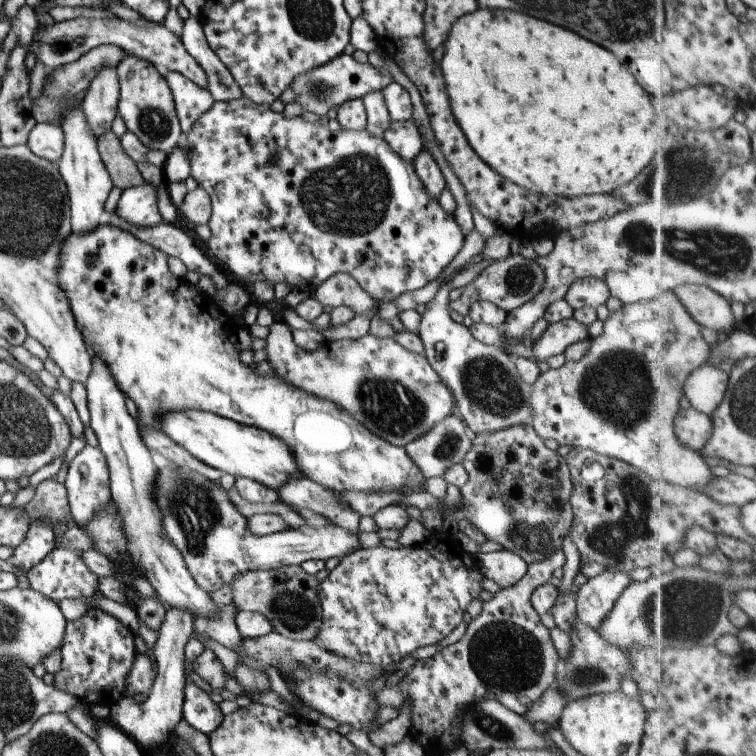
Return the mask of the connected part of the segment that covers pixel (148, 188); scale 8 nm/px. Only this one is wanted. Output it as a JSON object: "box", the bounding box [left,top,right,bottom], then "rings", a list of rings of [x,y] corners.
{"box":[115,182,163,228],"rings":[[[145,182],[142,186],[123,190],[115,211],[136,228],[150,228],[163,222],[157,202],[156,186]]]}

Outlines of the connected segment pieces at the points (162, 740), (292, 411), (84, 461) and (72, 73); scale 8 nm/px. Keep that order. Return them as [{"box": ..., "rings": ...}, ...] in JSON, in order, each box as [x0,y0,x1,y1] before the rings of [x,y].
[{"box":[109,608,195,750],"rings":[[[172,608],[168,610],[159,629],[158,640],[154,642],[152,648],[156,657],[157,676],[148,698],[137,704],[132,697],[121,696],[109,704],[109,722],[144,748],[157,750],[163,744],[171,743],[176,726],[183,720],[183,703],[187,686],[185,647],[191,640],[194,629],[195,620],[188,612]]]},{"box":[58,221,426,494],"rings":[[[104,221],[93,232],[85,233],[84,235],[76,235],[71,232],[61,249],[61,268],[58,274],[60,287],[68,298],[73,316],[76,318],[76,323],[84,336],[88,349],[90,352],[94,352],[94,355],[101,356],[101,360],[104,360],[104,363],[110,368],[114,379],[117,380],[118,387],[136,403],[139,411],[138,424],[140,427],[154,427],[161,430],[161,425],[158,421],[154,421],[153,417],[157,415],[163,416],[166,411],[184,411],[188,409],[209,411],[239,424],[258,428],[260,431],[268,432],[271,436],[282,440],[287,445],[288,451],[294,458],[296,467],[302,477],[336,493],[342,493],[343,491],[365,491],[370,493],[402,491],[404,494],[410,494],[425,489],[426,478],[423,477],[416,464],[407,456],[404,447],[392,445],[386,440],[376,437],[373,433],[371,434],[368,428],[358,423],[358,420],[353,418],[344,408],[333,404],[331,401],[320,399],[318,396],[313,396],[311,393],[298,389],[278,375],[260,376],[256,369],[252,370],[246,364],[242,364],[240,353],[236,352],[236,348],[234,348],[229,338],[231,334],[234,334],[234,330],[240,328],[236,318],[222,312],[217,306],[214,297],[203,294],[194,285],[190,285],[184,279],[178,279],[172,274],[167,266],[168,257],[164,251],[140,240],[140,238],[136,238],[136,236],[132,236],[132,232],[120,230],[120,228],[112,226],[107,221]]]},{"box":[64,445,111,527],"rings":[[[86,445],[85,448],[70,462],[68,476],[64,480],[71,514],[78,527],[86,525],[93,515],[111,500],[109,467],[104,454],[98,447]]]},{"box":[33,45,127,123],"rings":[[[101,45],[87,54],[84,54],[78,61],[73,64],[50,70],[51,74],[46,78],[40,99],[33,104],[33,116],[37,123],[56,123],[60,120],[63,100],[66,97],[74,97],[82,94],[88,89],[91,81],[106,68],[117,68],[120,60],[126,56],[127,52],[116,45]]]}]

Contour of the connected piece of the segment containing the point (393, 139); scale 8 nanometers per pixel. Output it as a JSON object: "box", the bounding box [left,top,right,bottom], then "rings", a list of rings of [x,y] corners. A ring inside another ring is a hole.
{"box":[383,121,424,162],"rings":[[[390,121],[390,126],[384,132],[383,139],[400,158],[406,162],[414,162],[414,158],[424,148],[423,140],[413,121]]]}

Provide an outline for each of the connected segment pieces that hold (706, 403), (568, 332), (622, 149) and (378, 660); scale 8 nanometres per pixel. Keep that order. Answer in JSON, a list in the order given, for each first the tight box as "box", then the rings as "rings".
[{"box":[686,362,731,416],"rings":[[[709,362],[690,376],[686,395],[697,410],[712,416],[724,403],[730,387],[731,374],[719,364]]]},{"box":[532,317,588,361],"rings":[[[571,317],[550,323],[540,340],[533,342],[532,353],[540,361],[546,361],[551,356],[563,354],[572,344],[588,338],[588,327]]]},{"box":[440,8,674,199],"rings":[[[478,8],[474,13],[461,16],[452,26],[449,37],[444,42],[444,55],[440,62],[440,69],[444,76],[452,114],[456,118],[458,126],[462,128],[468,144],[494,172],[498,172],[506,180],[511,180],[514,184],[526,188],[530,192],[569,199],[591,195],[610,195],[639,176],[640,172],[643,172],[644,168],[647,168],[654,159],[656,152],[662,150],[666,154],[669,150],[669,130],[674,123],[671,122],[666,108],[664,112],[658,112],[651,104],[652,96],[638,85],[636,78],[624,64],[618,62],[610,50],[578,36],[576,32],[560,28],[556,24],[550,24],[550,22],[544,22],[544,20],[538,20],[532,16],[508,12],[508,10]]]},{"box":[316,535,485,665],"rings":[[[433,535],[430,540],[424,542],[421,546],[403,547],[398,550],[386,548],[382,545],[370,549],[356,549],[344,556],[343,560],[338,564],[335,570],[329,572],[329,576],[321,582],[318,588],[318,597],[321,601],[323,611],[323,620],[316,638],[316,642],[326,651],[336,654],[338,657],[359,661],[362,663],[371,663],[374,665],[392,665],[398,663],[403,657],[415,652],[416,649],[434,645],[443,640],[461,622],[463,622],[463,613],[467,612],[468,606],[473,600],[480,599],[480,593],[483,591],[482,580],[485,578],[480,573],[477,558],[475,555],[466,552],[460,547],[456,536],[449,535]]]}]

